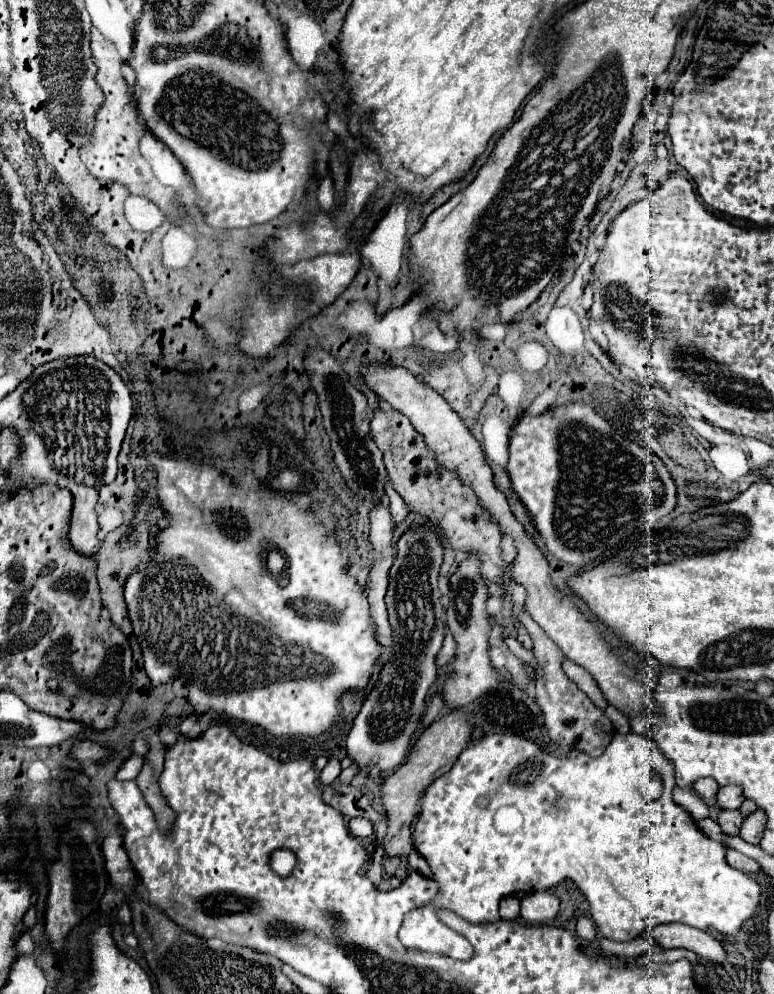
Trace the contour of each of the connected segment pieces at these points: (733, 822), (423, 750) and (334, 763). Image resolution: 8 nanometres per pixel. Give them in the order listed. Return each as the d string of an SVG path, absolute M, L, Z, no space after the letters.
M722 810L718 816L718 824L724 832L738 832L744 816L738 810Z
M452 710L442 716L442 720L436 720L432 726L428 726L422 736L416 740L416 744L410 748L410 754L402 766L398 766L382 784L380 784L380 798L386 812L388 830L384 838L380 840L380 846L384 848L386 856L408 856L412 852L412 838L410 838L410 826L414 818L420 812L420 798L424 790L440 776L444 776L460 756L460 752L466 748L470 740L470 724L466 720L464 710Z
M330 758L330 762L324 766L324 770L320 772L320 780L322 784L332 784L338 776L340 776L340 760L338 758Z

